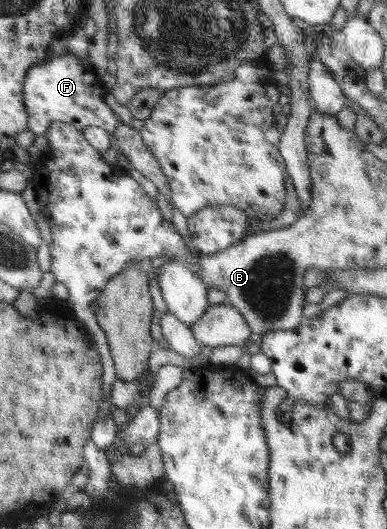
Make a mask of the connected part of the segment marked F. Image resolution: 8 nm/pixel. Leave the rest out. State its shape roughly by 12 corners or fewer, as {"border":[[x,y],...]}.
{"border":[[71,51],[27,67],[28,128],[115,131],[101,76]]}

